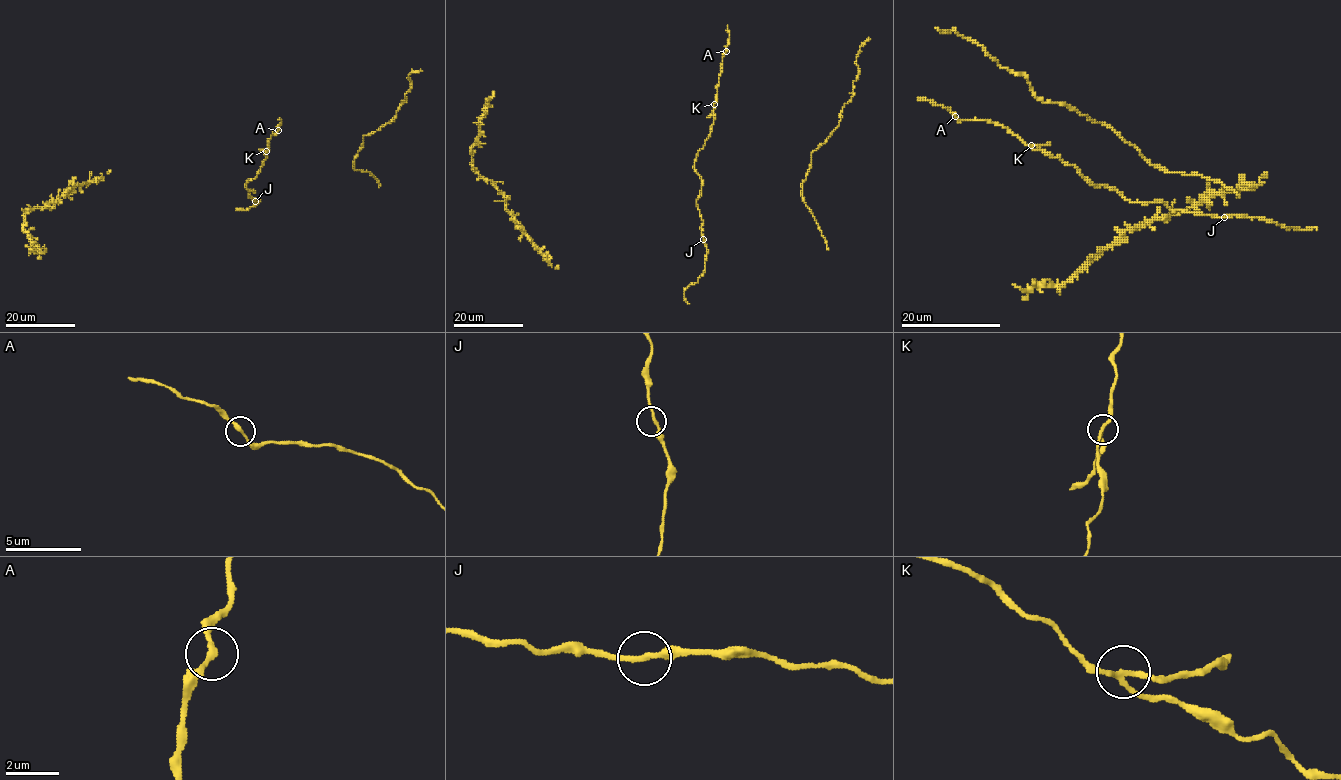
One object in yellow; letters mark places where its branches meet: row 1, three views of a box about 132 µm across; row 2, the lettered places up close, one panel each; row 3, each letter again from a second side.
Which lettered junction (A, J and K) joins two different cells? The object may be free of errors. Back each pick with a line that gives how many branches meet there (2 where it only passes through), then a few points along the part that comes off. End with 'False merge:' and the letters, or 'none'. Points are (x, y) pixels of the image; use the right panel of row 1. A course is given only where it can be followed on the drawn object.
K: branches 3; course (1031, 144), (1043, 145), (1051, 142)
False merge: K

